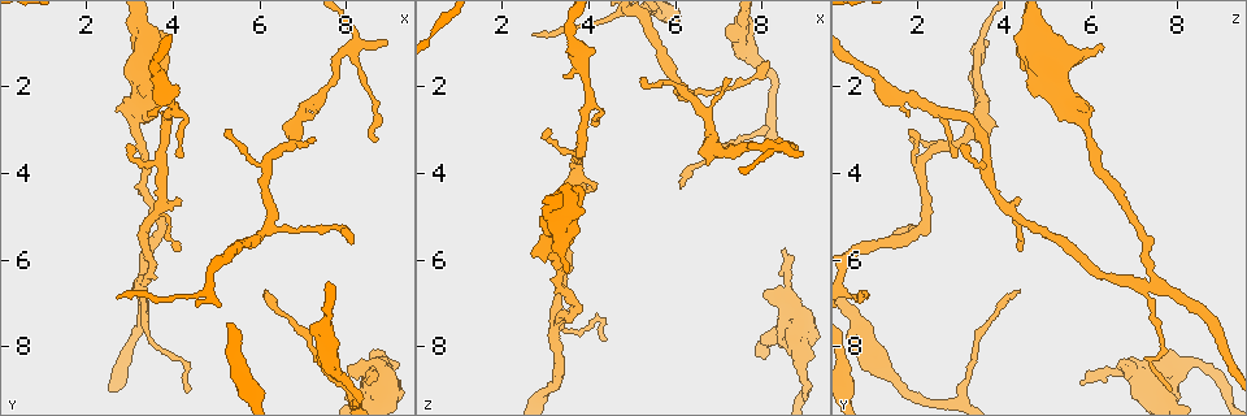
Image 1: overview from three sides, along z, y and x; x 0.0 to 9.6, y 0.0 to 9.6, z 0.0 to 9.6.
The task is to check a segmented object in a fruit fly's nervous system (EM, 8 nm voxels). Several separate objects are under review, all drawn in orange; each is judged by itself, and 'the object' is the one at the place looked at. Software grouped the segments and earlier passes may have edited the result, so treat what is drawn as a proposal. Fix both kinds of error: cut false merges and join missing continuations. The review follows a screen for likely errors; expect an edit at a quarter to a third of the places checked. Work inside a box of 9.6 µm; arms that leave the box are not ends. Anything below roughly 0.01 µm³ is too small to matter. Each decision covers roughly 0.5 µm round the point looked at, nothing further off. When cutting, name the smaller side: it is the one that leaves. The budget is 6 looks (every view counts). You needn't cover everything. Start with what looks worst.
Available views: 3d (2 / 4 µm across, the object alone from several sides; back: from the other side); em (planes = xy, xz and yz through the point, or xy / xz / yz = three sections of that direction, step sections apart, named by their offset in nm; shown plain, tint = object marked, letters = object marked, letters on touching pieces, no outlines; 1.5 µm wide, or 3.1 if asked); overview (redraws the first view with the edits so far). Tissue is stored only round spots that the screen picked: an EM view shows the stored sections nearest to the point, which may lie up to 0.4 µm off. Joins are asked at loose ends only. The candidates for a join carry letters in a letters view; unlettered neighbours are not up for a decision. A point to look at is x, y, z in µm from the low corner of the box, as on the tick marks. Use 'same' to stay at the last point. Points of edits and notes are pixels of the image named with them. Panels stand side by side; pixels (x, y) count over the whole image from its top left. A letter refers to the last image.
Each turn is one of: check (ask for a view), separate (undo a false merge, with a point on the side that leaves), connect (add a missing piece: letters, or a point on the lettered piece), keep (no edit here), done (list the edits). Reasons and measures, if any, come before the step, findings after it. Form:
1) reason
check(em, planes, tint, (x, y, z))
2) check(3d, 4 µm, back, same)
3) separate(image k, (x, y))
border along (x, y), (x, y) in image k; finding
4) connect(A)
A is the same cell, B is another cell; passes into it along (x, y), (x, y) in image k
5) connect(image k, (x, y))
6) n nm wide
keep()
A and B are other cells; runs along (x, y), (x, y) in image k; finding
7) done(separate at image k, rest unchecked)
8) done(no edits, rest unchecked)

four-way junction
check(em, yz, step 4, tint, (3.30, 6.50, 7.45))

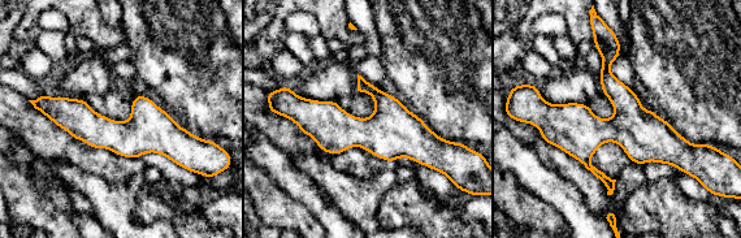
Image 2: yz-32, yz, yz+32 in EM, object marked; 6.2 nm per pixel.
cut it another way
check(em, planes, letters, same)

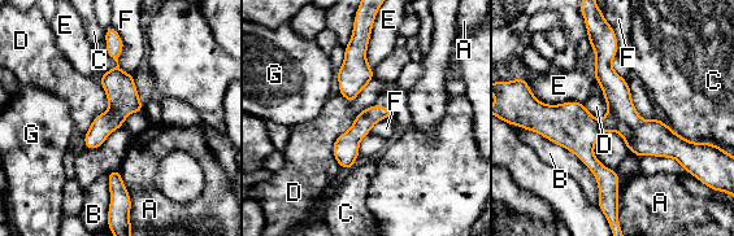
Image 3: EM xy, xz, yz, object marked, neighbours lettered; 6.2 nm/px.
keep()
A, B, C, D, E, F and G are other cells; runs along (538, 112), (683, 143) in image 3; one cell here

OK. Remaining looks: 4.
a fork
check(em, planes, plain, (6.25, 5.15, 2.15))

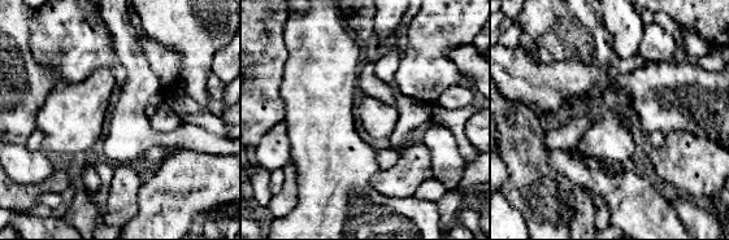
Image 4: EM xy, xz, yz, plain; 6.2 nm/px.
what lies round it
check(em, planes, letters, same)

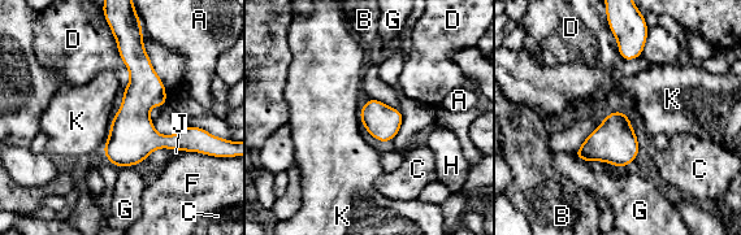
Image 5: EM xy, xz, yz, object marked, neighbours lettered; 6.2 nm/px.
keep()
A, B, C, D, F, G, H, J and K are other cells; border along (141, 29), (144, 51), (167, 95) in image 5; one cell here

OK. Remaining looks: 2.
tapers out
check(em, planes, letters, (6.10, 6.75, 4.40))

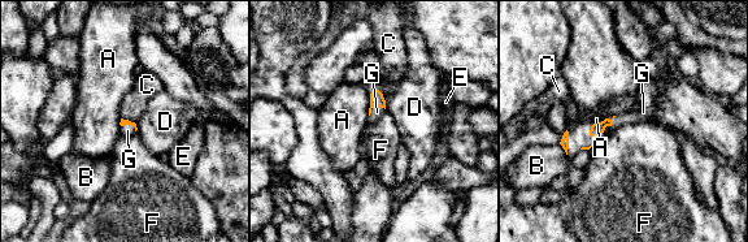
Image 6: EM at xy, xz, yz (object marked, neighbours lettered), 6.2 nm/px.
G touches over 190 nm
connect(G)
G is the same cell, A, B, C, D, E and F are other cells; passes into it along (596, 129), (605, 125), (643, 112) in image 6; it goes on there

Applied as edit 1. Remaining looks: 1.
done(connect at image 6, rest unchecked)

